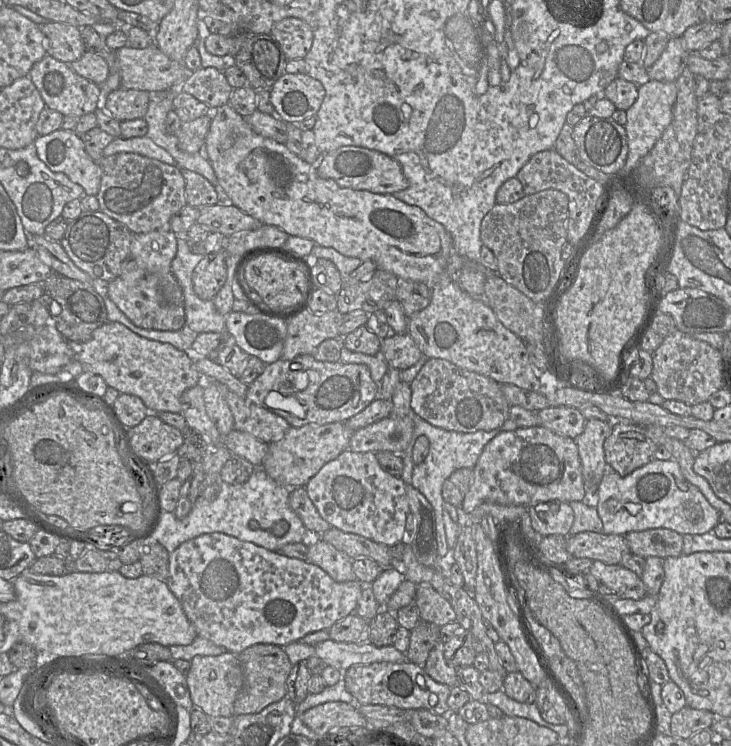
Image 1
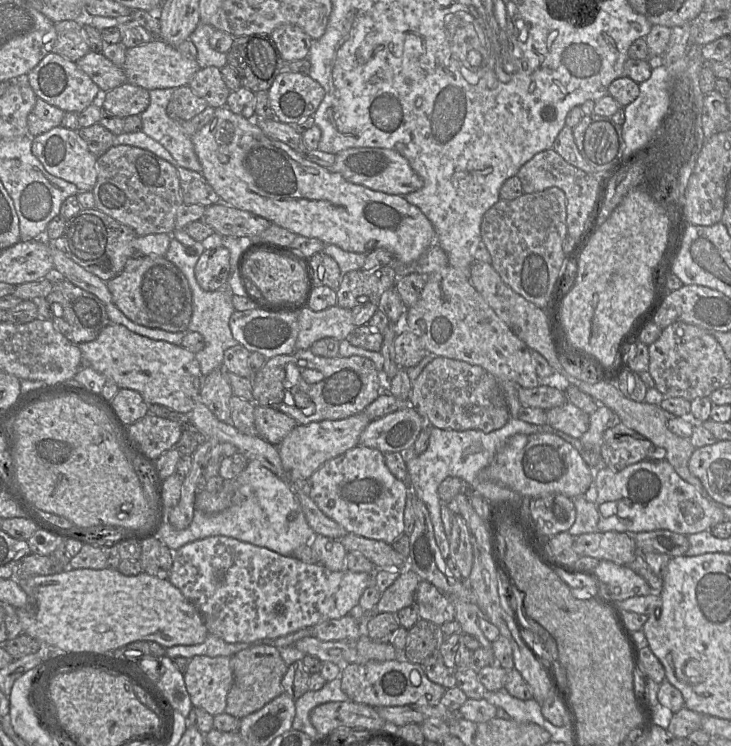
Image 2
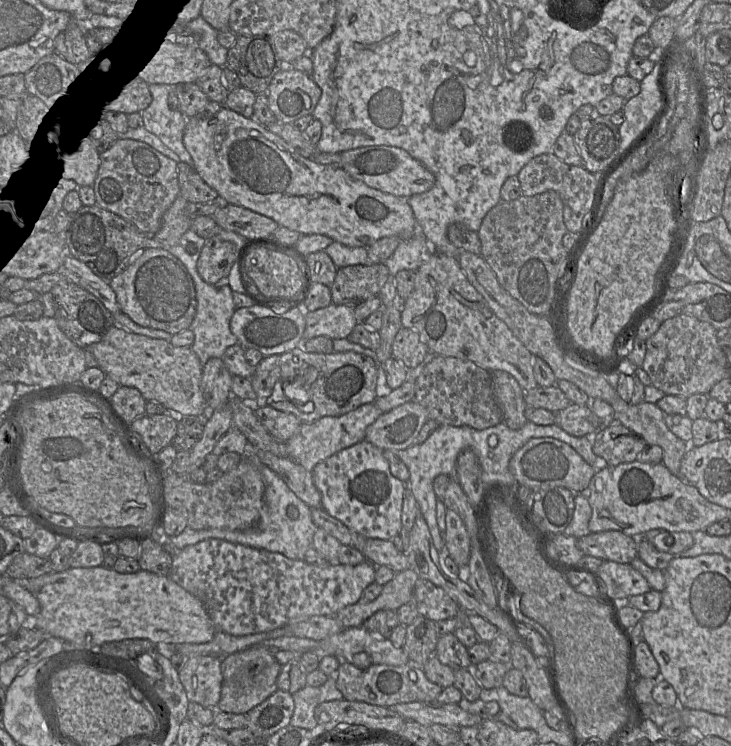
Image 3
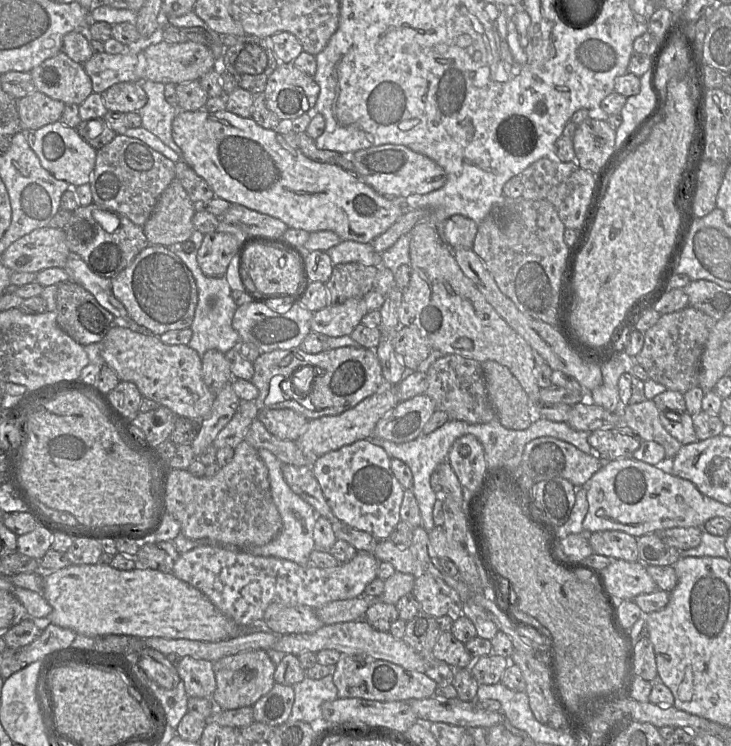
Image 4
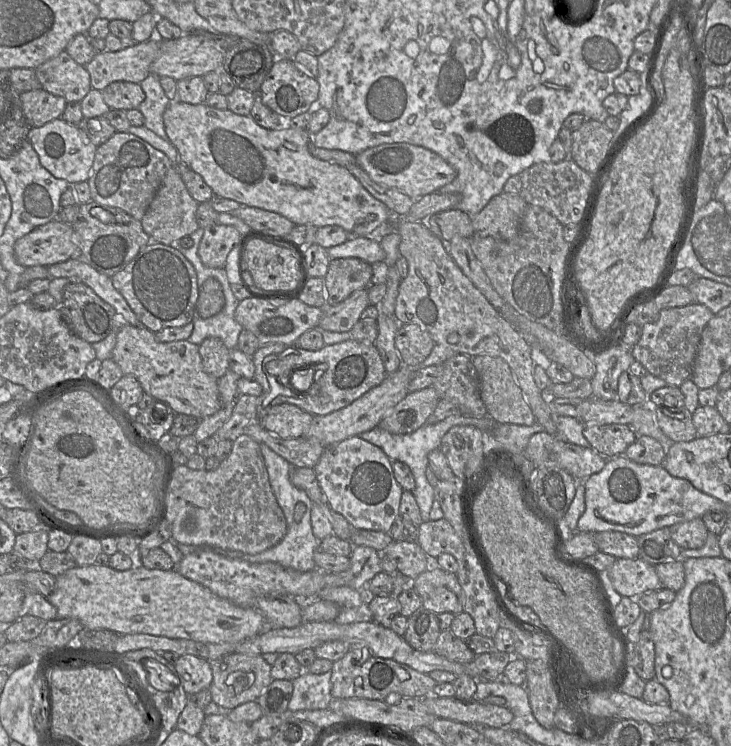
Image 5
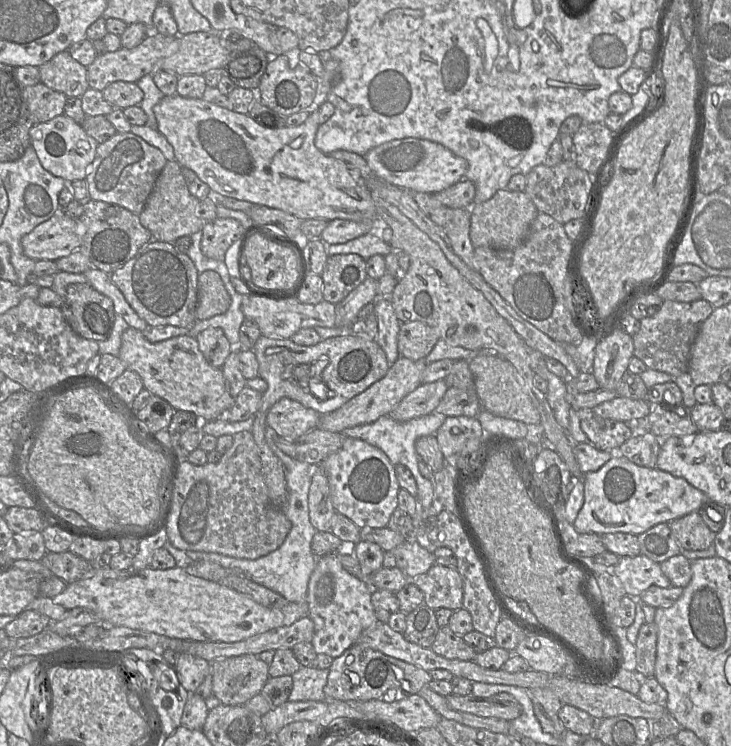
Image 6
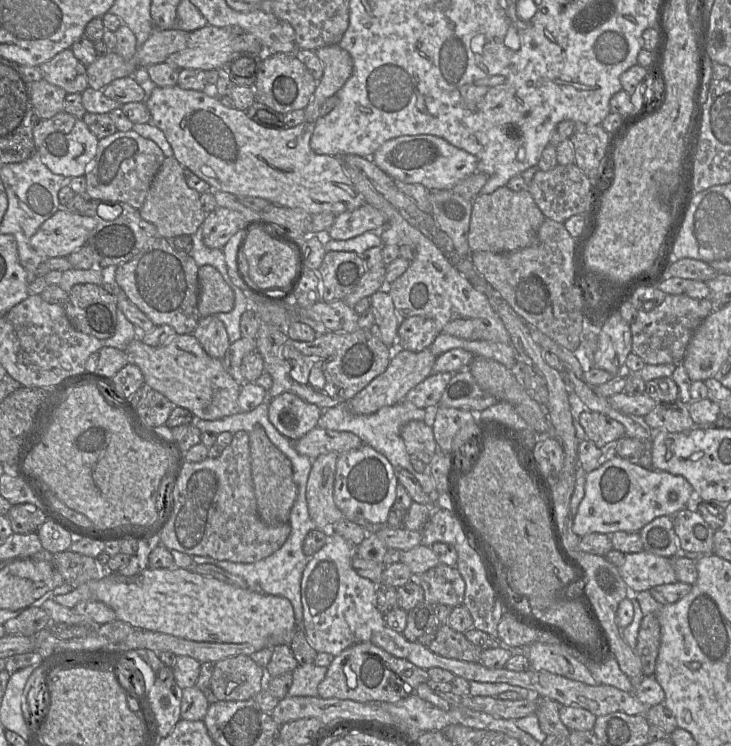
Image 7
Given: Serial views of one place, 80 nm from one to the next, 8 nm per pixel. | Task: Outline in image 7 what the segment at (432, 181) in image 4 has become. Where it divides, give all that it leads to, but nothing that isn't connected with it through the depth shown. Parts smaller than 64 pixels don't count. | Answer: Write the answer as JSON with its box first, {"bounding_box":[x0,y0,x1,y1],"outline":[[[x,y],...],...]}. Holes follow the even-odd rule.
{"bounding_box":[371,135,477,190],"outline":[[[434,135],[399,136],[386,141],[371,157],[393,180],[418,183],[430,190],[451,190],[476,172],[477,158],[445,139]]]}

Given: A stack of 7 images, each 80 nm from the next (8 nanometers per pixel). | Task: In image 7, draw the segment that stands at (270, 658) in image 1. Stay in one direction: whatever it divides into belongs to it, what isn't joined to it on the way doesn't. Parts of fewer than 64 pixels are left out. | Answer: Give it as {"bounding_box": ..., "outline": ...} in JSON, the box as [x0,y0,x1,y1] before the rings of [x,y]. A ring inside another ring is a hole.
{"bounding_box":[210,655,266,701],"outline":[[[238,655],[214,663],[210,688],[218,701],[245,701],[265,688],[265,679],[266,668],[260,667],[248,655]]]}

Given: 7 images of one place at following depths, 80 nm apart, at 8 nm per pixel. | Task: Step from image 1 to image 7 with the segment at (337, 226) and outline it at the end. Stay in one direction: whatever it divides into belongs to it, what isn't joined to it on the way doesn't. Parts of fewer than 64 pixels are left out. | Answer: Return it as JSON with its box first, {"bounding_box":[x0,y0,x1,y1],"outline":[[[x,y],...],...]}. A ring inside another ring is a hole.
{"bounding_box":[146,44,366,215],"outline":[[[338,44],[321,47],[315,53],[323,64],[323,76],[304,109],[303,121],[293,128],[265,128],[242,111],[227,108],[216,95],[204,91],[184,90],[178,85],[155,87],[146,101],[151,123],[159,128],[174,151],[174,157],[185,168],[206,181],[213,190],[231,193],[237,197],[258,197],[282,207],[302,209],[313,215],[331,212],[335,215],[353,211],[366,203],[352,180],[343,170],[340,157],[317,154],[310,147],[310,139],[322,104],[344,86],[353,73],[353,59]]]}

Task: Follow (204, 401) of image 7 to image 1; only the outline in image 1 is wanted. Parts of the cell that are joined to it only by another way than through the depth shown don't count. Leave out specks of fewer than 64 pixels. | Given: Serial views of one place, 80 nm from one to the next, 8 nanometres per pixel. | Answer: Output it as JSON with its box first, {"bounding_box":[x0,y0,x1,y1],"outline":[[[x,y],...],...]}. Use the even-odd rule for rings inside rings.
{"bounding_box":[76,322,203,413],"outline":[[[107,322],[95,329],[89,341],[76,346],[77,359],[84,372],[101,376],[109,387],[119,393],[139,397],[149,412],[181,413],[181,396],[189,388],[203,381],[202,375],[195,367],[194,360],[182,350],[168,343],[161,343],[141,337],[119,322]]]}

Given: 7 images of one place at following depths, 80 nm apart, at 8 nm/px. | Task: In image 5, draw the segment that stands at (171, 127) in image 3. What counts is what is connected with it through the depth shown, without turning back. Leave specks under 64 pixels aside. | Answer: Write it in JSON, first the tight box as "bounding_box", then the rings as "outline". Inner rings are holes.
{"bounding_box":[137,74,171,140],"outline":[[[149,74],[139,85],[145,93],[144,101],[137,108],[144,116],[144,126],[165,140],[163,114],[171,101],[165,95],[158,76]]]}

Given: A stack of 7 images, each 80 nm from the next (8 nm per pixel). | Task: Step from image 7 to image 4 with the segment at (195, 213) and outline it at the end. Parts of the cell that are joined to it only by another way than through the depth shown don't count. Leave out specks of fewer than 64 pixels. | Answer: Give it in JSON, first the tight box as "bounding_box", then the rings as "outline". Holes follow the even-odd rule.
{"bounding_box":[143,179,196,246],"outline":[[[173,179],[143,226],[149,244],[171,246],[189,240],[195,230],[192,220],[196,210],[179,180]]]}

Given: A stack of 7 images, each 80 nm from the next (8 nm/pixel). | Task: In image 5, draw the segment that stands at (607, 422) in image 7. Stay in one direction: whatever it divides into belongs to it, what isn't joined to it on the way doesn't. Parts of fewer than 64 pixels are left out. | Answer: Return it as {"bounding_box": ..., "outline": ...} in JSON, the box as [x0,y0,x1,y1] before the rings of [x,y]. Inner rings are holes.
{"bounding_box":[583,424,639,457],"outline":[[[626,424],[584,425],[583,435],[591,447],[604,457],[623,456],[627,447],[639,436]]]}

